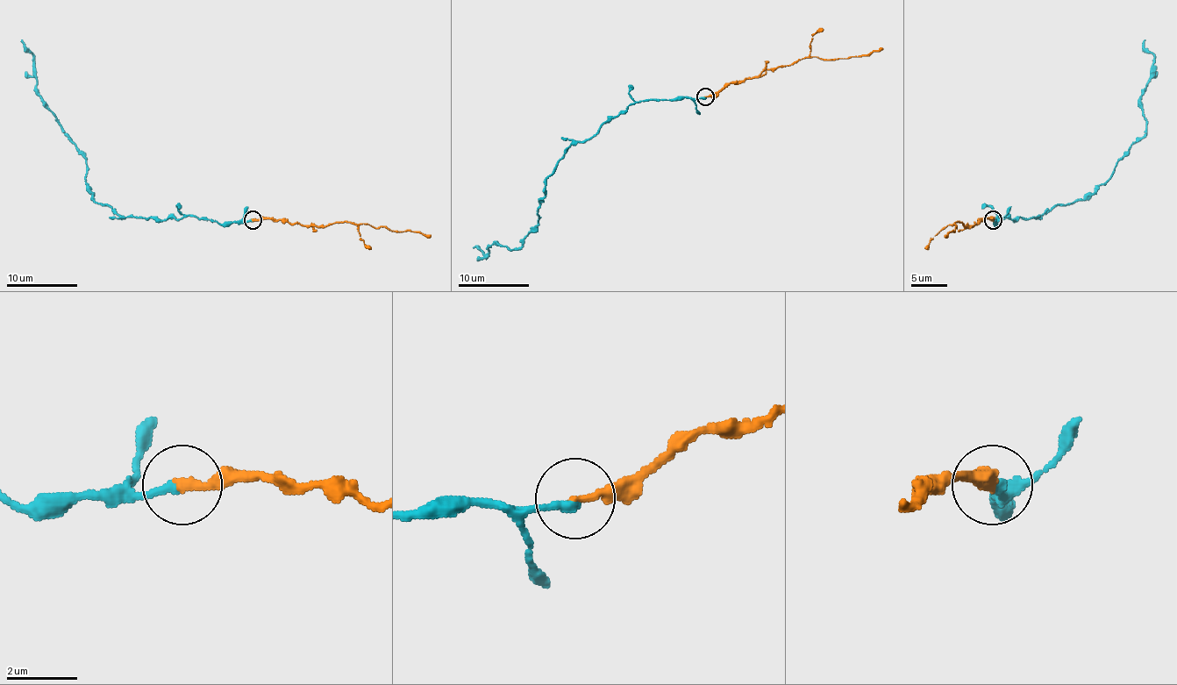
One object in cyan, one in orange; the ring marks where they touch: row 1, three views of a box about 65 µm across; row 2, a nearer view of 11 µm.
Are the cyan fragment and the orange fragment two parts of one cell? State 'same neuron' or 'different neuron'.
same neuron

